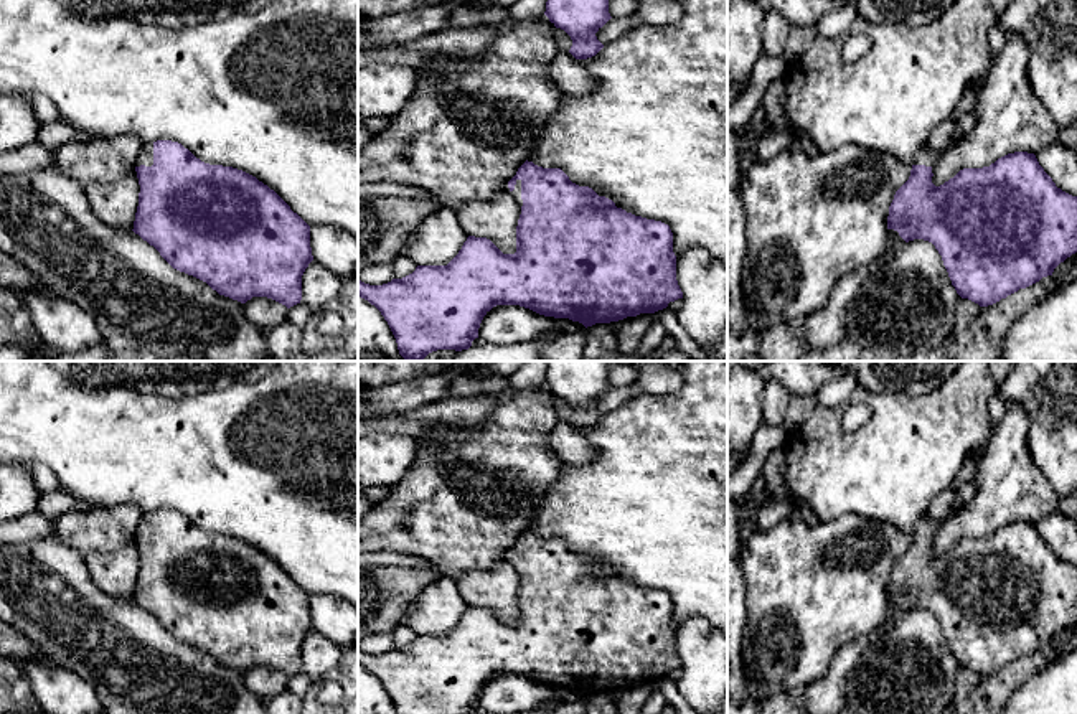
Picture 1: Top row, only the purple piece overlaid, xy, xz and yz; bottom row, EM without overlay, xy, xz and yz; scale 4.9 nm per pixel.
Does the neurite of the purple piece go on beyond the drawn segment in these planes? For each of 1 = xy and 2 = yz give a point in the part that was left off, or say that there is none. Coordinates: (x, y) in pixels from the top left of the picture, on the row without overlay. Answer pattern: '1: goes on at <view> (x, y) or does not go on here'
1: goes on at xy (145, 526)
2: goes on at yz (924, 525)

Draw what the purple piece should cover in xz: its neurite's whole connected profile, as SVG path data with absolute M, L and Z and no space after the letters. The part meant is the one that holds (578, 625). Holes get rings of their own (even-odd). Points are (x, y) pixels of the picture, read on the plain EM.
M528 529L506 552L505 561L521 577L515 623L503 623L487 607L468 605L447 635L417 635L412 643L383 655L369 655L358 648L358 666L381 681L397 714L472 714L478 707L483 686L496 674L520 674L544 686L579 691L587 698L655 683L683 668L668 594L627 582L592 557L572 552L561 538L543 538Z

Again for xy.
M172 510L143 513L135 541L140 562L132 600L153 615L173 638L241 673L252 666L267 666L287 678L300 673L302 645L313 630L310 595L274 559L242 539L205 533Z

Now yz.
M952 505L942 519L932 519L924 513L915 521L910 546L896 561L889 575L887 599L897 600L905 612L914 608L932 612L942 625L957 663L980 676L988 676L1052 645L1061 632L1077 622L1077 566L1057 557L1036 524L1028 521L1008 523L990 536L963 538L943 554L935 556L932 536L948 516L963 508L965 505Z

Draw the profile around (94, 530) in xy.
M134 505L69 511L54 519L51 536L84 557L91 552L112 554L135 538L142 516L143 511Z

